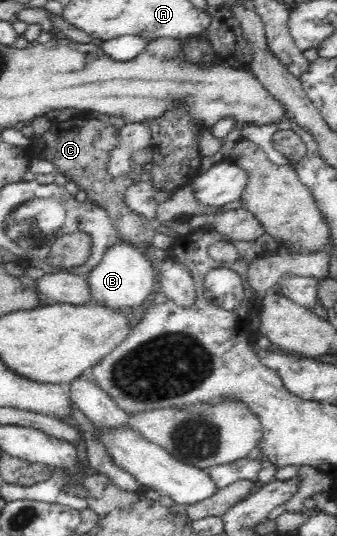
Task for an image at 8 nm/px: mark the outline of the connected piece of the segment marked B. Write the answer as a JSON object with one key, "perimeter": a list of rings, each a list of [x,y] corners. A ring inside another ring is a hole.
{"perimeter":[[[118,242],[106,251],[102,262],[94,267],[94,270],[88,275],[88,279],[93,296],[92,301],[114,309],[140,307],[153,289],[157,288],[154,283],[153,268],[144,254],[144,250],[124,242]]]}

